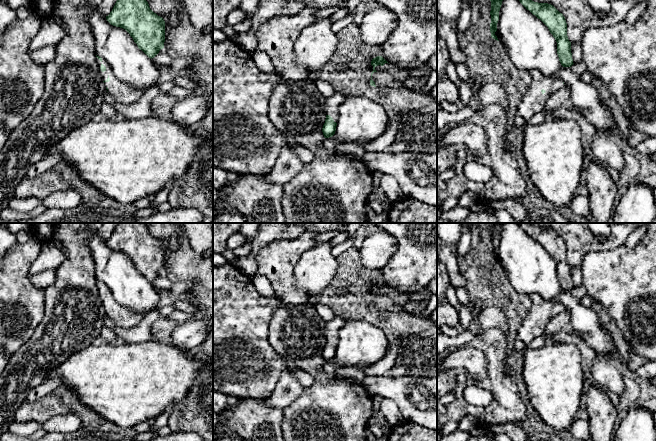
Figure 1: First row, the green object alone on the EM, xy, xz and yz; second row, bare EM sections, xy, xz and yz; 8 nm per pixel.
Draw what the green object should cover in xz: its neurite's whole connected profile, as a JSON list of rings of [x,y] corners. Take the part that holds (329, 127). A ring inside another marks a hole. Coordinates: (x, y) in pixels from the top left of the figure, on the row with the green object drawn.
[[[334,92],[325,102],[326,119],[322,128],[325,138],[332,137],[335,134],[338,121],[338,107],[344,101],[344,95]]]

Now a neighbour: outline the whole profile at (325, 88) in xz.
[[[312,78],[312,81],[315,85],[315,87],[318,89],[318,91],[327,99],[328,97],[330,97],[331,95],[334,94],[334,88],[333,86],[326,81],[322,81],[319,79],[314,79]]]

